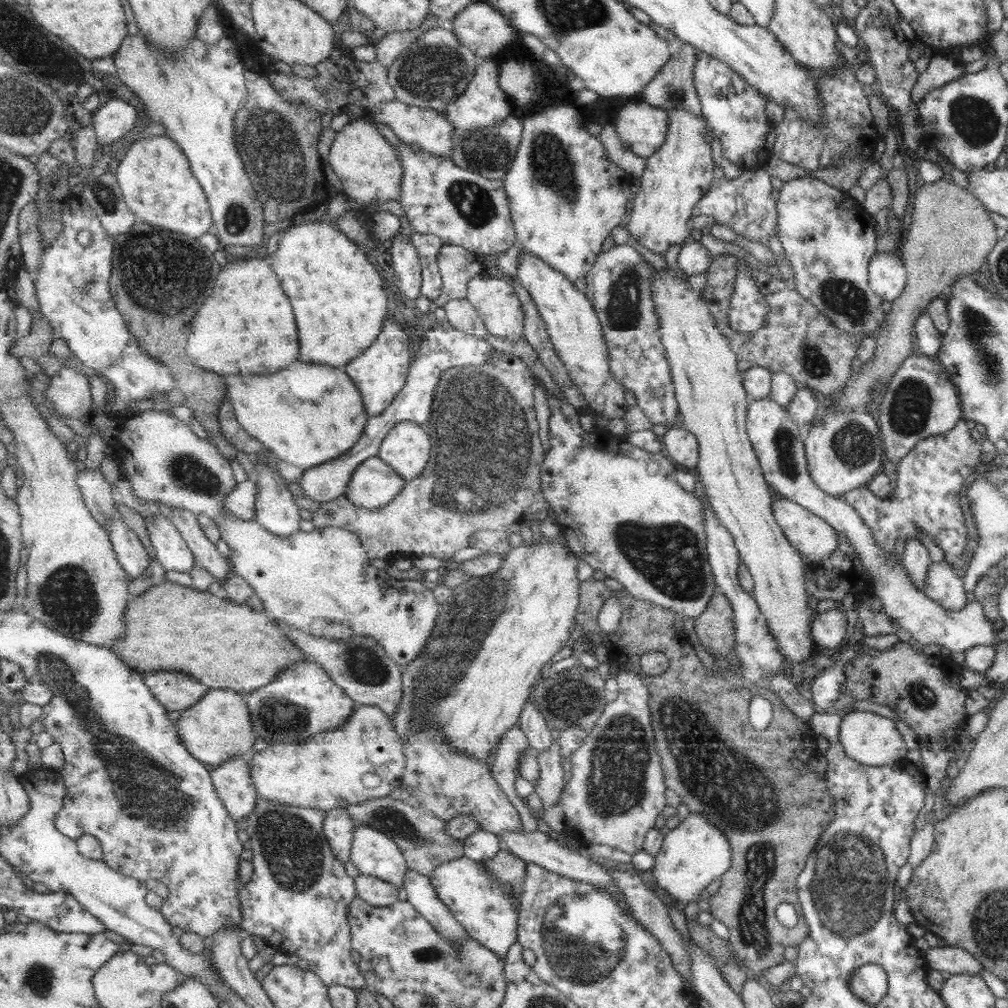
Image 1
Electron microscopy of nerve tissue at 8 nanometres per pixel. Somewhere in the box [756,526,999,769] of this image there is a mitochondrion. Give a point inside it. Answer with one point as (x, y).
(924, 698)

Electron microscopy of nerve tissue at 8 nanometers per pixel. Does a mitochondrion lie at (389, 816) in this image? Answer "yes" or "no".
yes

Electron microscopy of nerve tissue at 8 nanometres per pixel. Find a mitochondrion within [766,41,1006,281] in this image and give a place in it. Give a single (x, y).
(975, 120)

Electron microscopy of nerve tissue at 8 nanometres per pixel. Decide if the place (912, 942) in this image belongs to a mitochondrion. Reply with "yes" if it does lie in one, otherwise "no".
no

